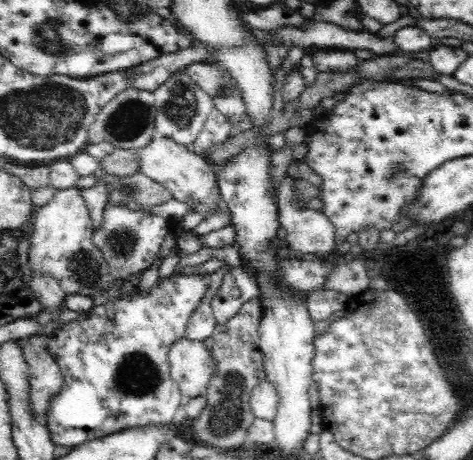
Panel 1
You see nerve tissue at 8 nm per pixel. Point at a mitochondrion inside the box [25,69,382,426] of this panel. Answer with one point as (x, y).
(136, 374)

